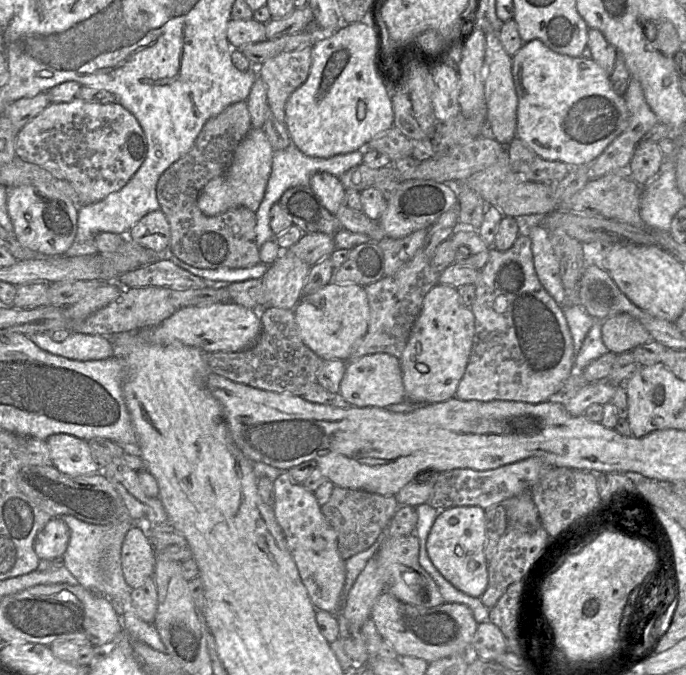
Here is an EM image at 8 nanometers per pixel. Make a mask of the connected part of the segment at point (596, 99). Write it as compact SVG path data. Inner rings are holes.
M534 39L512 56L512 75L518 97L516 136L545 160L561 161L570 168L590 165L627 128L626 100L613 90L610 76L592 58L559 54Z

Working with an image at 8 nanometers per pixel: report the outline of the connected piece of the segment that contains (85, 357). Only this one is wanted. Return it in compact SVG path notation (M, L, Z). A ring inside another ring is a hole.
M51 333L29 335L32 342L49 353L78 361L92 361L109 358L113 348L109 337L70 333L62 342L56 342Z

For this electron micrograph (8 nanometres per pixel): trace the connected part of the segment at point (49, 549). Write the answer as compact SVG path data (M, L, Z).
M52 518L35 538L36 555L40 560L52 560L63 556L68 546L69 537L69 528L62 518Z

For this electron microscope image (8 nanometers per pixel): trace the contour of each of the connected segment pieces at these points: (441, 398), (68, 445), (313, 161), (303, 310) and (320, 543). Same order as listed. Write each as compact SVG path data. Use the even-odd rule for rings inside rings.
M438 283L426 295L407 345L400 357L403 384L408 401L416 404L441 403L456 397L458 385L465 373L475 334L475 316L467 307L458 289Z
M54 434L47 439L53 465L69 476L98 473L100 467L87 441L69 434Z
M290 145L285 150L274 151L271 174L266 186L263 200L255 212L256 214L256 244L258 248L266 241L273 239L274 234L270 227L269 215L272 206L279 202L282 195L290 188L308 186L311 177L318 172L327 172L340 177L349 169L363 163L364 150L357 150L347 154L339 154L330 158L315 158L303 154L295 145Z
M330 284L303 295L293 309L303 343L323 361L348 361L356 344L369 326L370 307L365 287L355 284Z
M283 471L274 481L274 513L287 547L297 565L301 580L317 610L331 614L341 612L345 582L345 560L339 554L337 534L321 512L314 492L295 483L289 471Z

